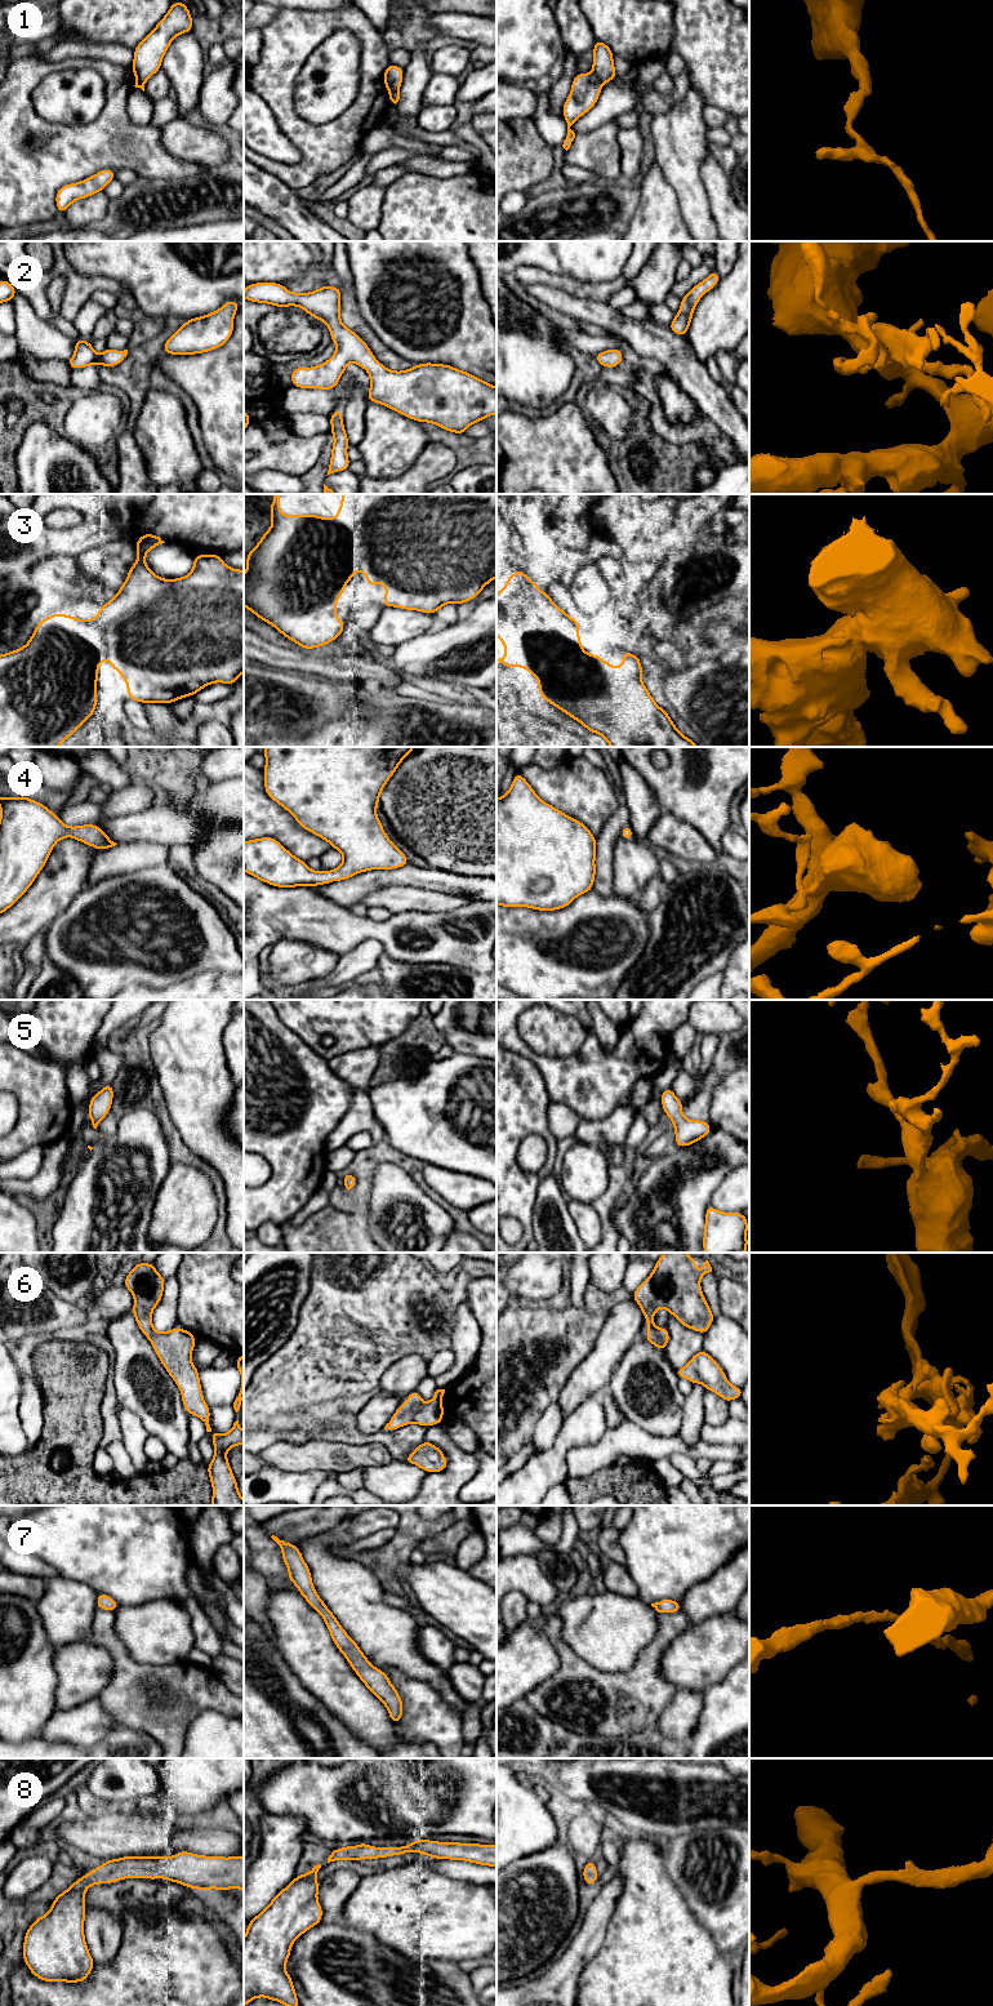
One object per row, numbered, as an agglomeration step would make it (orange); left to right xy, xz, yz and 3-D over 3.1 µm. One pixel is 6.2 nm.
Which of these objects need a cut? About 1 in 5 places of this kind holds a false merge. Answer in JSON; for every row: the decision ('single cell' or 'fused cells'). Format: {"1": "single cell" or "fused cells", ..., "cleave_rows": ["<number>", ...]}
{"1": "fused cells", "2": "single cell", "3": "single cell", "4": "single cell", "5": "single cell", "6": "single cell", "7": "single cell", "8": "single cell", "cleave_rows": ["1"]}

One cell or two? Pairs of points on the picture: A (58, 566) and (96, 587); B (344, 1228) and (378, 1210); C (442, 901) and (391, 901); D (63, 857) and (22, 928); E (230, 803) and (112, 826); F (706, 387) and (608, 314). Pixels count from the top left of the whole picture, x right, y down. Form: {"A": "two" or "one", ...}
{"A": "one", "B": "two", "C": "one", "D": "one", "E": "one", "F": "one"}

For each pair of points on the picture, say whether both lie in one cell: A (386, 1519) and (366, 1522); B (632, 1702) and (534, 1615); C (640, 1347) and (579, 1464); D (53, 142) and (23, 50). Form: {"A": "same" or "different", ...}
{"A": "same", "B": "different", "C": "different", "D": "different"}

